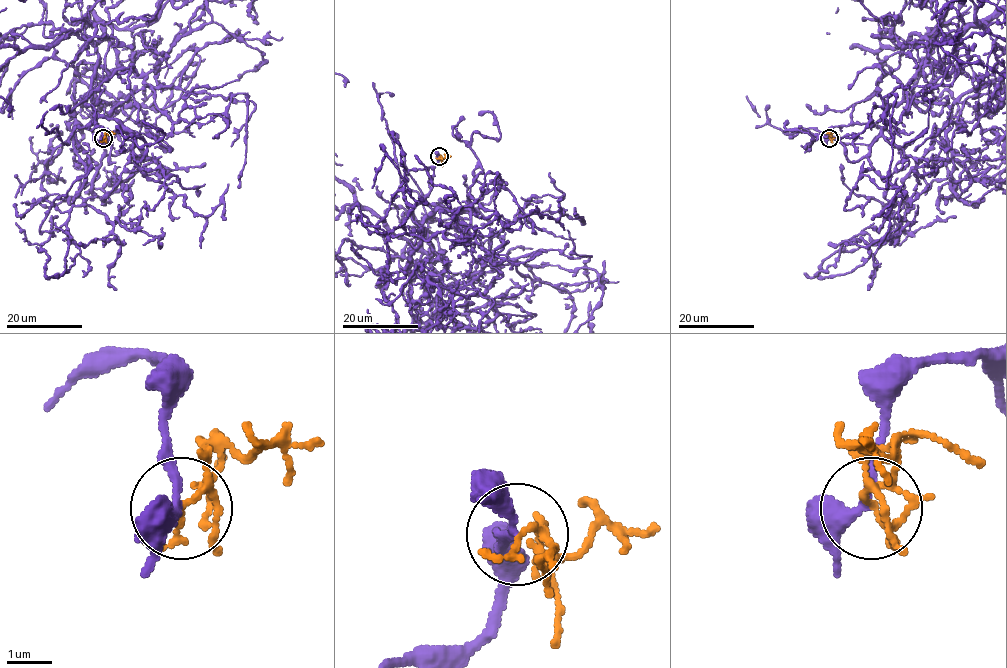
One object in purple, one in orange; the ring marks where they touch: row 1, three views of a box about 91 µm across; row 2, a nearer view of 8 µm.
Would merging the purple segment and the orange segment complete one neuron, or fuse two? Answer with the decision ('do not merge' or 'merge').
do not merge

